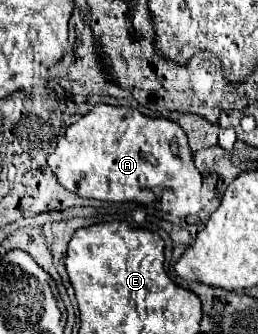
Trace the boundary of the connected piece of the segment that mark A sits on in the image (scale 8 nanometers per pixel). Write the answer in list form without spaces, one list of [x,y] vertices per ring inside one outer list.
[[[95,105],[85,117],[67,127],[47,163],[59,183],[79,197],[113,203],[131,201],[179,217],[199,215],[203,209],[203,177],[193,163],[183,127],[165,117],[147,117],[133,107]]]

